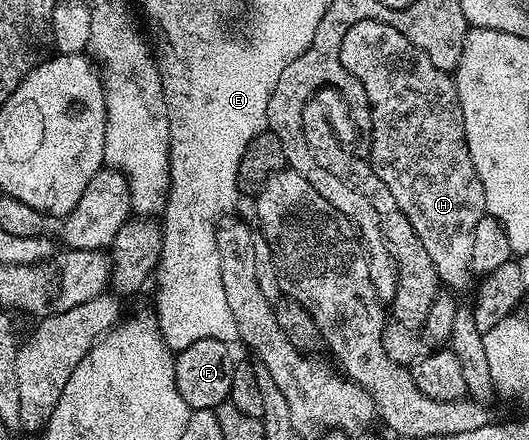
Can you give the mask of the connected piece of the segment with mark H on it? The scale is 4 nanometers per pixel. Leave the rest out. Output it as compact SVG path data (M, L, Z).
M378 18L360 20L344 32L340 64L344 64L344 68L364 84L364 92L370 101L368 161L376 176L380 176L380 180L388 184L388 192L396 196L396 204L400 204L404 216L408 216L408 224L412 224L424 252L428 252L439 279L450 288L464 285L472 278L472 232L486 214L486 201L464 136L457 81L447 71L436 68L430 57L420 47L414 46L408 36Z

